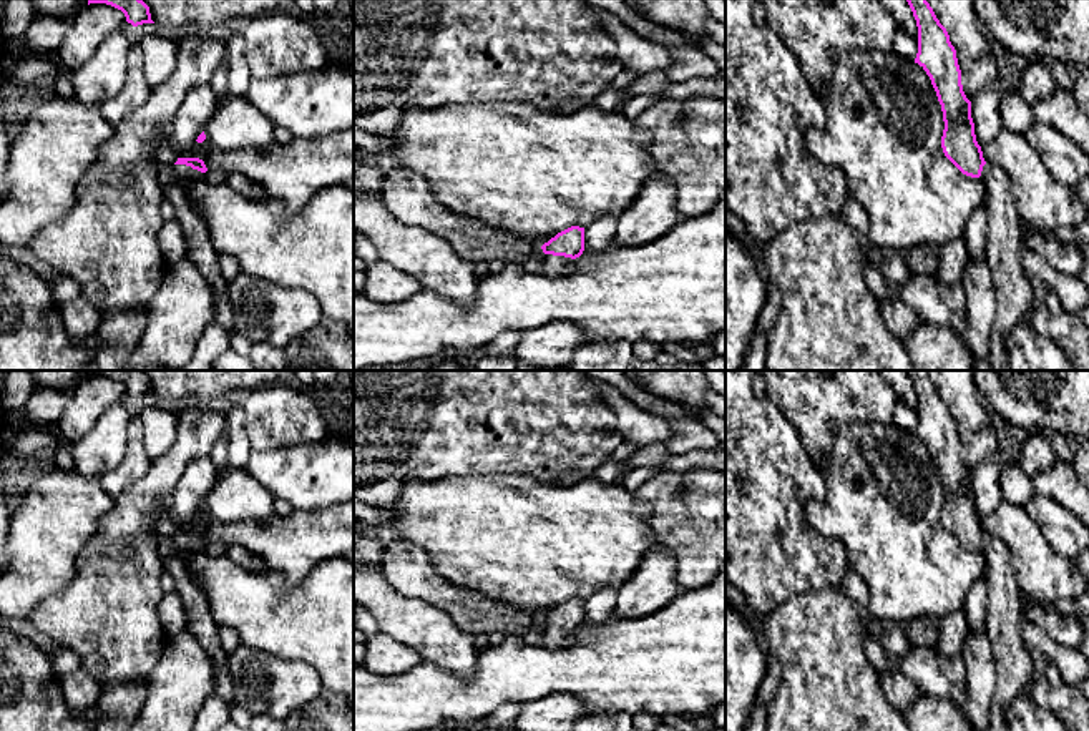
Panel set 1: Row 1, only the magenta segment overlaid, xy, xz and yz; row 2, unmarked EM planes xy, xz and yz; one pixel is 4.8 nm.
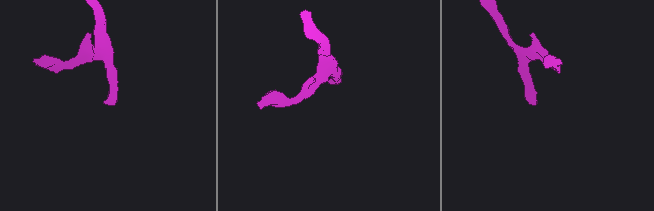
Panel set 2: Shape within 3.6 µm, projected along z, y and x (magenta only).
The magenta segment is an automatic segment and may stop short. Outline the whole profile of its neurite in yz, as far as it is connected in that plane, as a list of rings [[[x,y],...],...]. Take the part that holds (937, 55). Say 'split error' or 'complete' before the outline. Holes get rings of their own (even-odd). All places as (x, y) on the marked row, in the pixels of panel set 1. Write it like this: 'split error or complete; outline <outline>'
split error; outline [[[906,0],[918,27],[918,63],[931,80],[943,111],[945,156],[966,176],[981,178],[986,186],[988,214],[986,262],[996,286],[996,319],[989,334],[989,366],[1009,370],[1006,339],[1036,307],[1033,286],[1021,264],[1019,214],[1003,168],[986,163],[976,141],[971,101],[961,85],[956,50],[946,28],[926,0]]]

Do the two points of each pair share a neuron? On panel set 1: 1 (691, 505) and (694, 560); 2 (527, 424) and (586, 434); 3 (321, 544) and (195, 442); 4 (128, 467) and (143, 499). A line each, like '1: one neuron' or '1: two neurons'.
1: one neuron
2: one neuron
3: two neurons
4: two neurons

